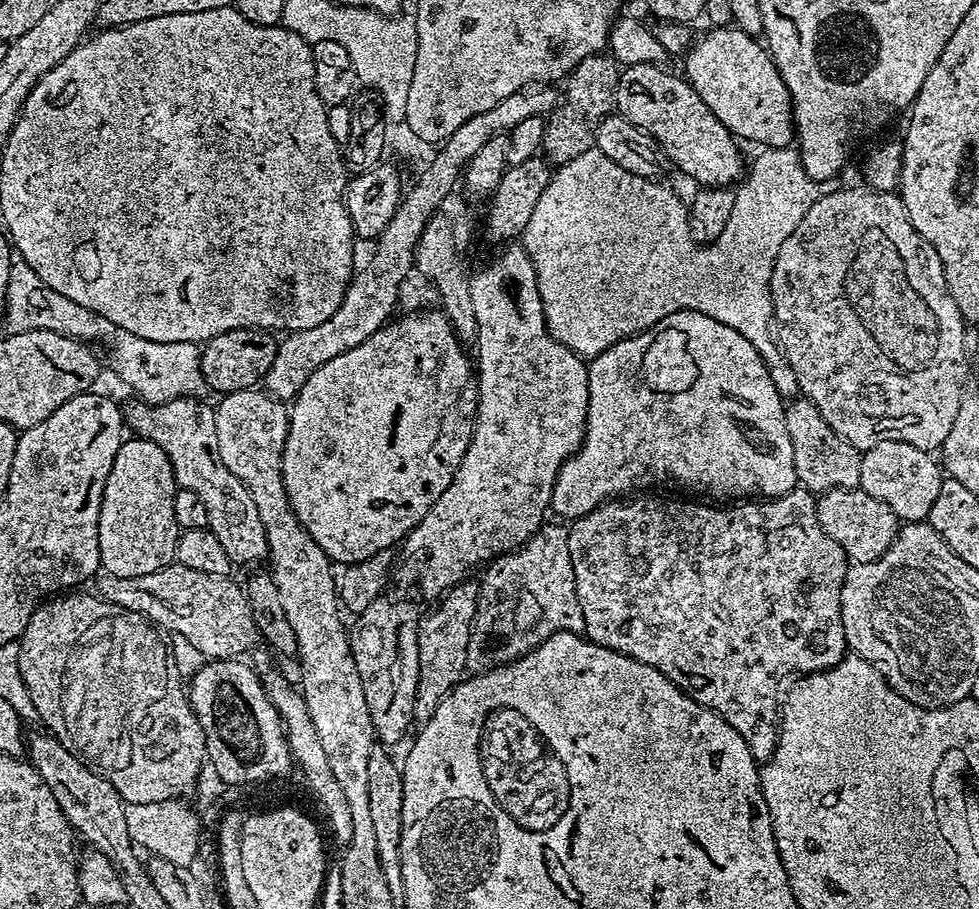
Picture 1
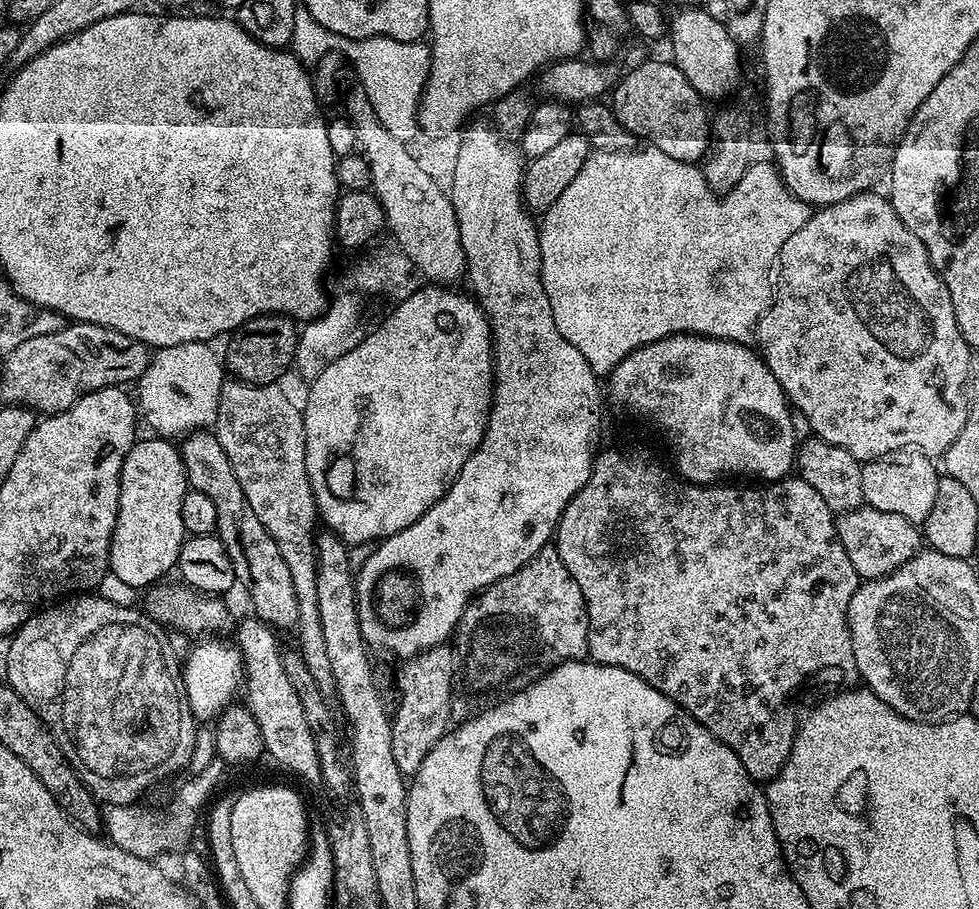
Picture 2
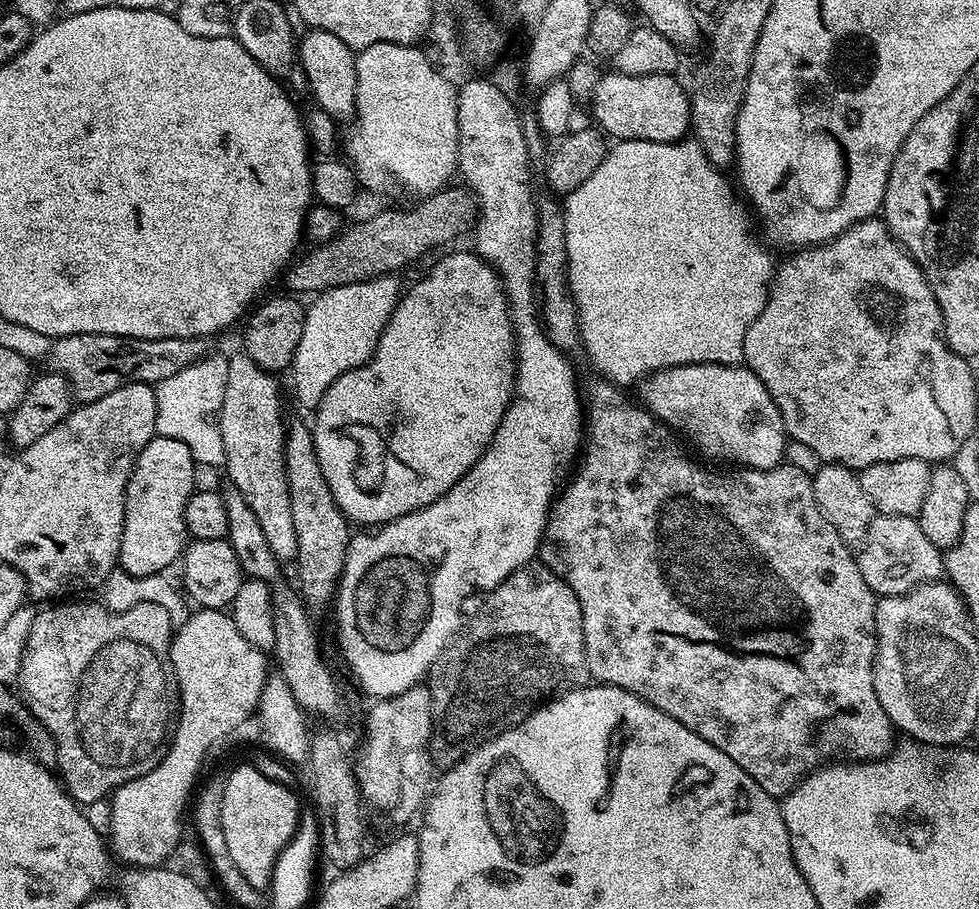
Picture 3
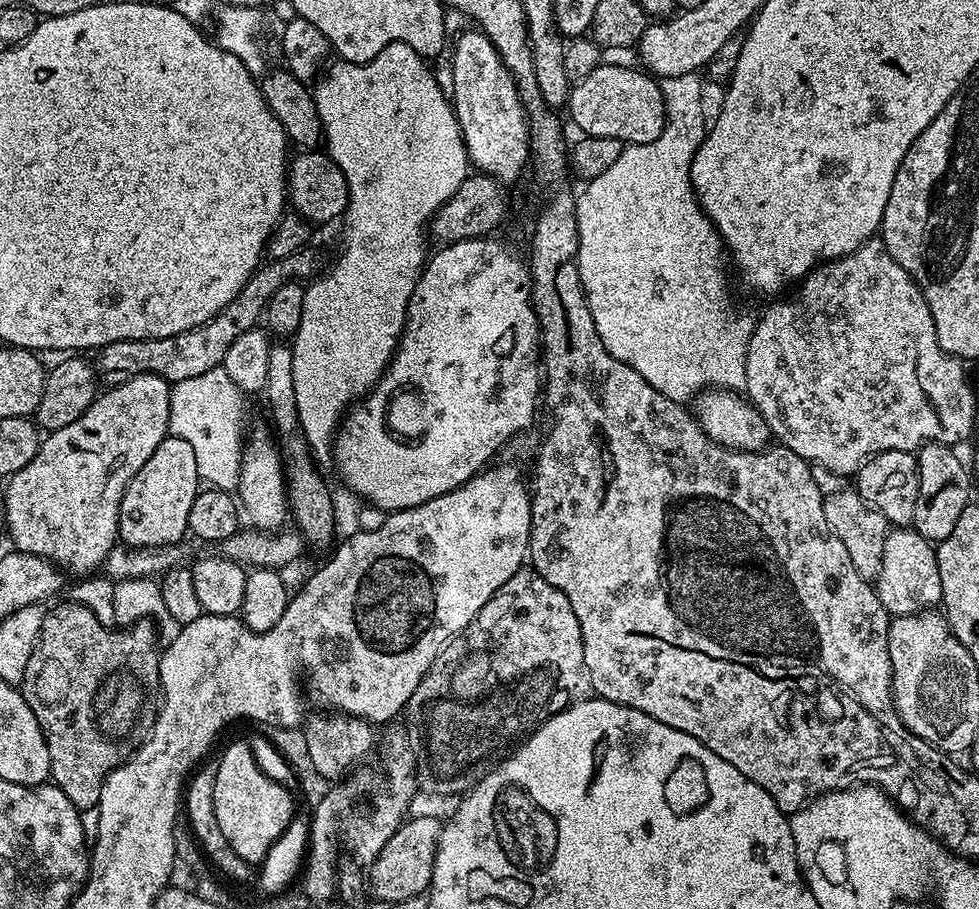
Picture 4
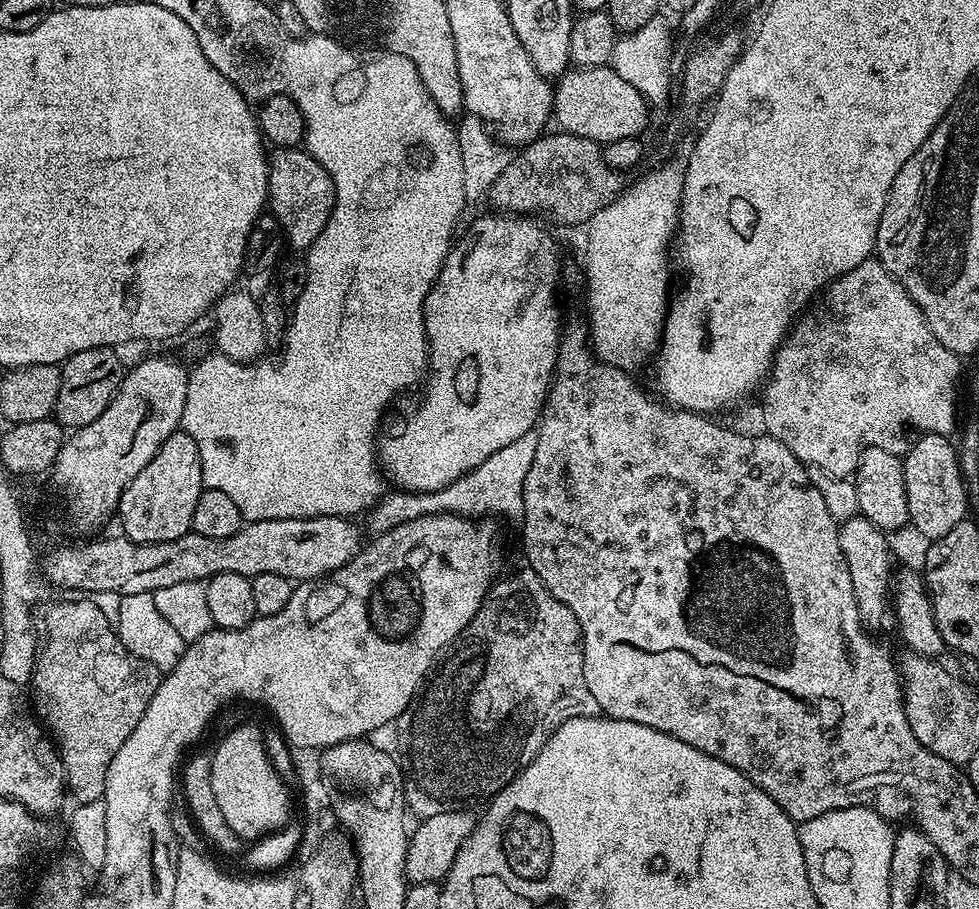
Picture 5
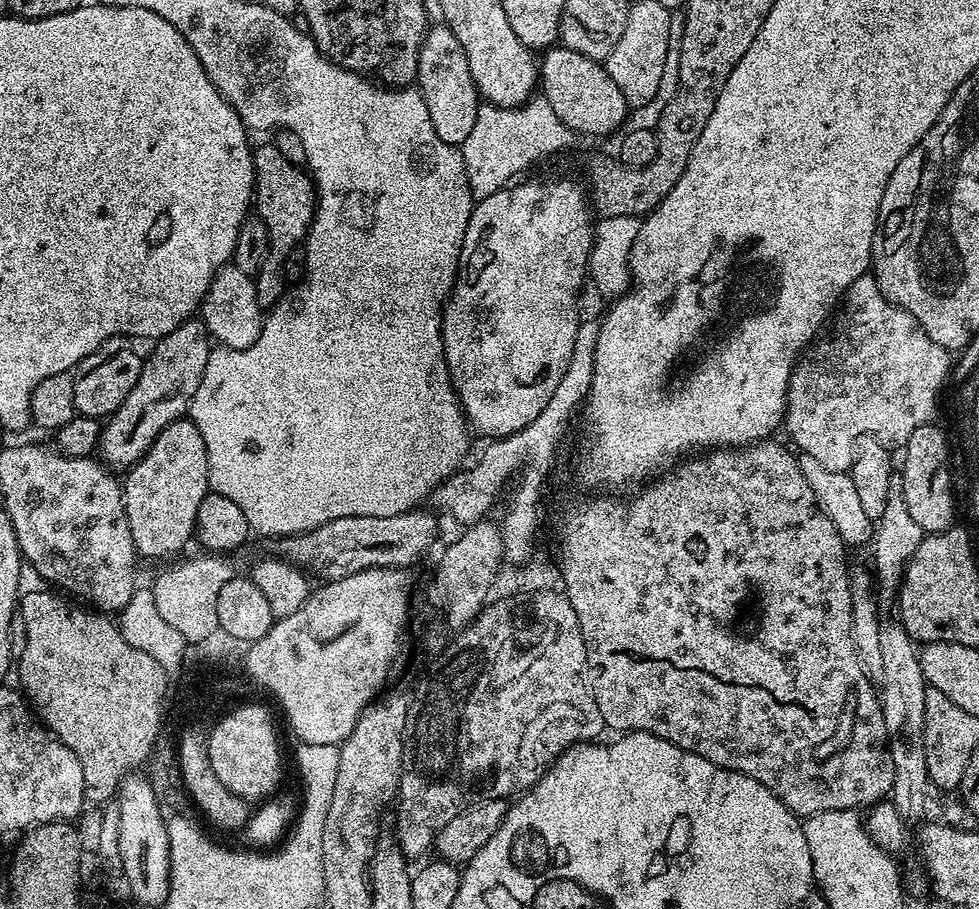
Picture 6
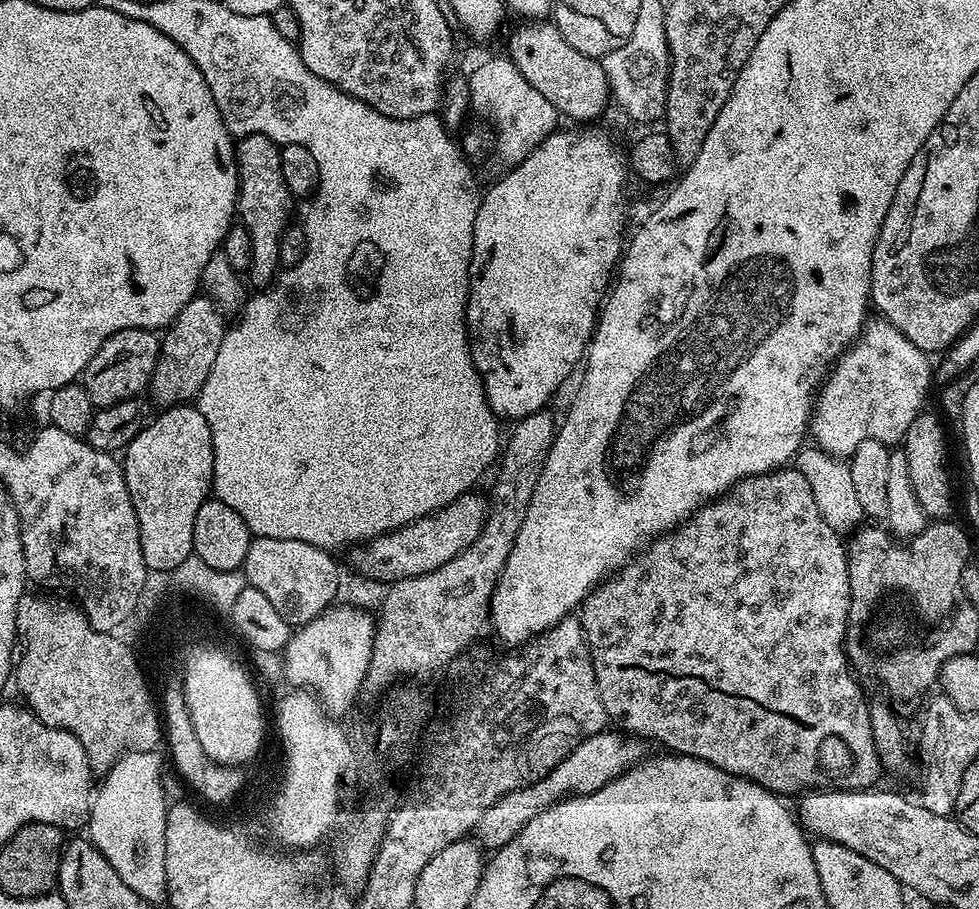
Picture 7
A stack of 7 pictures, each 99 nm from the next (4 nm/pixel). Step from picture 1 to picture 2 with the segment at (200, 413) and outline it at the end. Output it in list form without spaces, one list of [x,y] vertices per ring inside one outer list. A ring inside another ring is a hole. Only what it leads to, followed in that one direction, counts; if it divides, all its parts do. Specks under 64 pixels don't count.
[[[193,430],[183,437],[179,445],[180,457],[188,475],[188,487],[191,491],[201,492],[214,502],[218,513],[218,526],[215,535],[220,537],[230,562],[234,562],[237,581],[252,595],[255,615],[273,629],[295,629],[300,623],[298,594],[294,594],[294,578],[290,578],[290,569],[278,550],[278,542],[270,538],[270,530],[262,526],[258,514],[246,502],[246,494],[226,458],[226,450],[218,442],[215,431]]]

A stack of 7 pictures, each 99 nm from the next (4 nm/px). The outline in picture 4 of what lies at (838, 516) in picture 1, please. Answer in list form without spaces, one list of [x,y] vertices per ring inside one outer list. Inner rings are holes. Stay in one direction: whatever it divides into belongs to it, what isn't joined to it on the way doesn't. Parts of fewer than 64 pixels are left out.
[[[911,526],[893,527],[888,533],[886,544],[882,546],[882,570],[878,570],[874,587],[882,606],[892,618],[913,616],[916,612],[922,612],[939,605],[942,601],[942,578],[938,578],[938,562],[933,541],[918,534]]]

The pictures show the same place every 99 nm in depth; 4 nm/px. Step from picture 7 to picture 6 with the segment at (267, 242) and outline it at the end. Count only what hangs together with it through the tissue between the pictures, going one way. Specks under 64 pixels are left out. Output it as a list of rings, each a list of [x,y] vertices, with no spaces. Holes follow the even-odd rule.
[[[268,142],[252,153],[252,170],[254,173],[254,212],[268,231],[268,252],[264,261],[260,263],[260,270],[256,273],[256,293],[258,294],[258,306],[261,310],[271,310],[282,299],[286,291],[284,278],[284,263],[286,254],[290,250],[301,247],[305,243],[308,227],[312,224],[312,216],[316,212],[316,186],[307,171],[301,165],[292,164],[282,154],[282,150],[276,148],[275,143]]]

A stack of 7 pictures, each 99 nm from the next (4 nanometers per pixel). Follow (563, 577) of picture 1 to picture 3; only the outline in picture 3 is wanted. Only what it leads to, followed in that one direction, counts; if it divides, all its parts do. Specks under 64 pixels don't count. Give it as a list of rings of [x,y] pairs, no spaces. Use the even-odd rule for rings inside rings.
[[[525,566],[519,568],[514,574],[510,574],[500,585],[491,589],[483,597],[484,605],[480,608],[480,613],[472,620],[472,625],[465,627],[442,650],[442,654],[432,664],[432,670],[426,680],[426,687],[432,699],[432,719],[434,721],[434,731],[432,734],[431,749],[434,753],[434,760],[437,765],[451,766],[460,760],[465,754],[492,739],[497,732],[505,732],[508,728],[514,728],[528,717],[529,712],[537,706],[545,703],[549,698],[555,697],[561,690],[571,690],[589,683],[588,663],[586,662],[586,646],[584,645],[584,635],[582,634],[582,606],[578,606],[578,598],[574,590],[564,580],[559,580],[549,568],[543,566]]]

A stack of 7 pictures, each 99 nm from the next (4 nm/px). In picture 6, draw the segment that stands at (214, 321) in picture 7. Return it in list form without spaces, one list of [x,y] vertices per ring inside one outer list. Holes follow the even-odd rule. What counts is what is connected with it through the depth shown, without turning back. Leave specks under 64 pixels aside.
[[[193,318],[155,341],[151,348],[152,353],[146,356],[138,374],[138,382],[134,382],[134,390],[130,390],[126,402],[122,402],[122,406],[107,417],[100,434],[99,455],[103,463],[113,469],[127,470],[137,464],[166,426],[189,415],[192,395],[194,390],[198,390],[198,382],[202,382],[202,370],[206,370],[208,361],[208,329],[204,327],[203,320]]]

